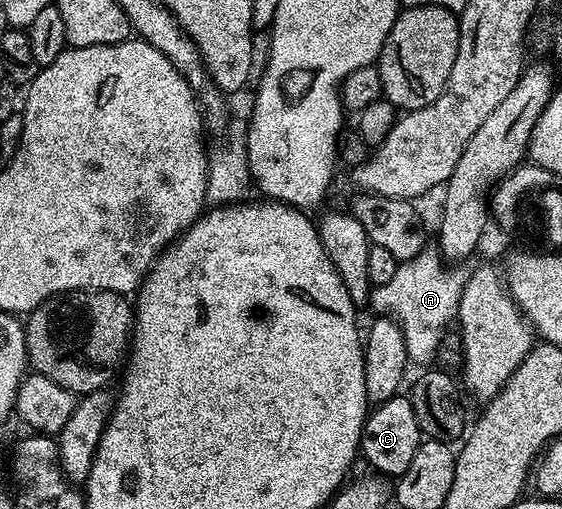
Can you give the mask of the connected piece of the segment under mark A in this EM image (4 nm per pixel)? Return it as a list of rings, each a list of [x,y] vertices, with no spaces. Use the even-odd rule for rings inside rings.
[[[424,249],[417,253],[417,257],[402,260],[392,279],[371,292],[370,306],[379,310],[376,312],[386,313],[399,324],[405,337],[407,358],[412,364],[430,364],[434,360],[444,335],[449,331],[447,323],[454,324],[459,314],[467,275],[450,271],[446,266],[450,267],[438,250]]]

